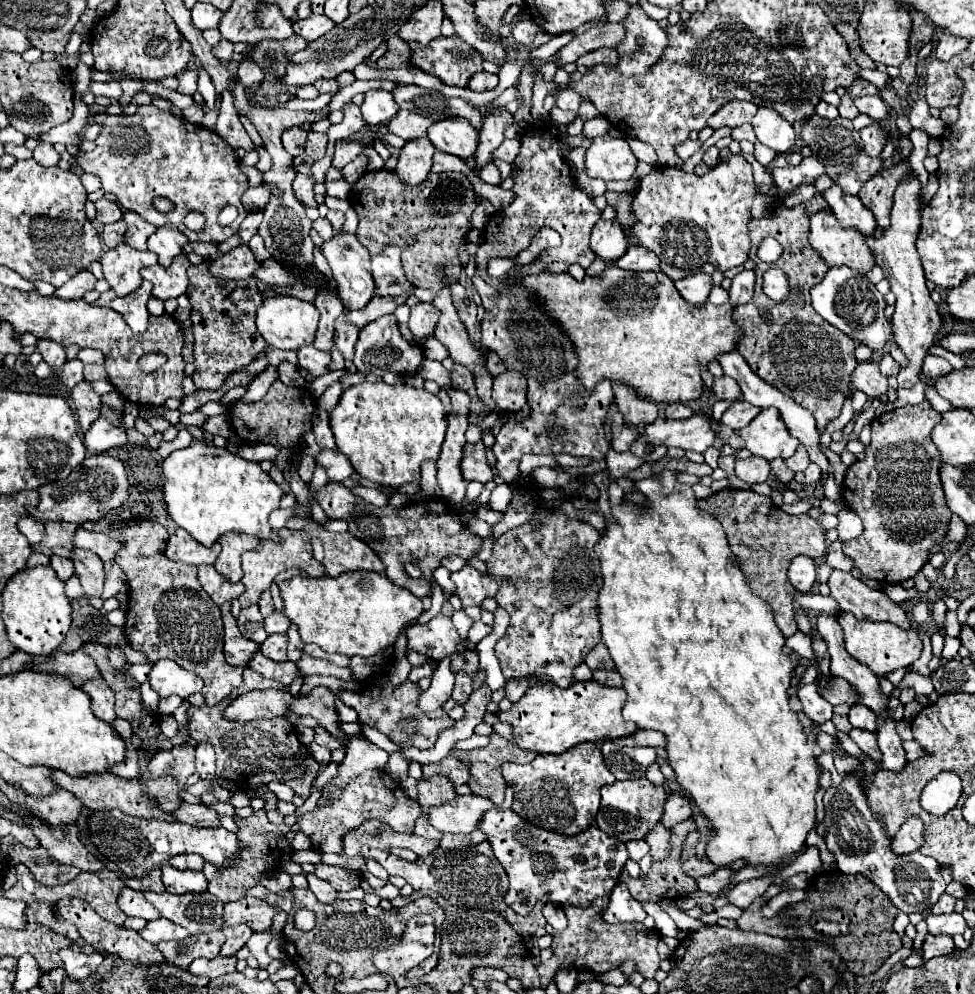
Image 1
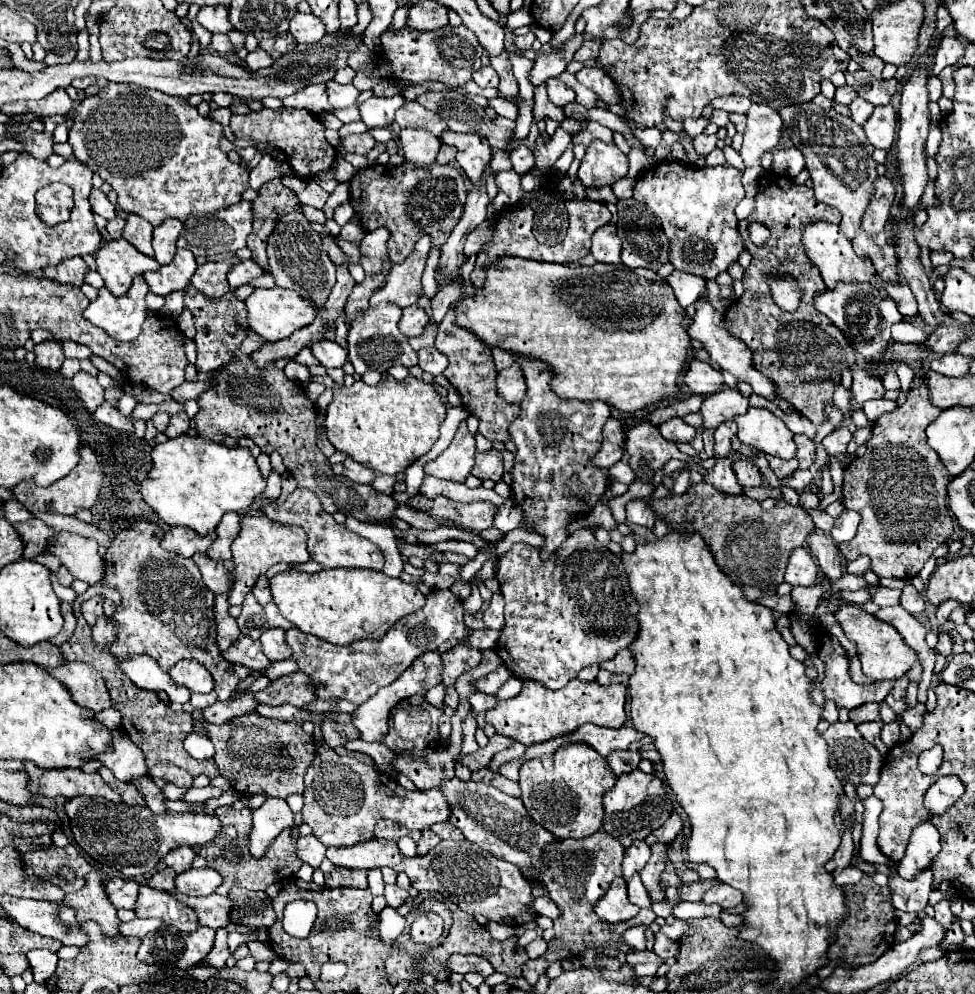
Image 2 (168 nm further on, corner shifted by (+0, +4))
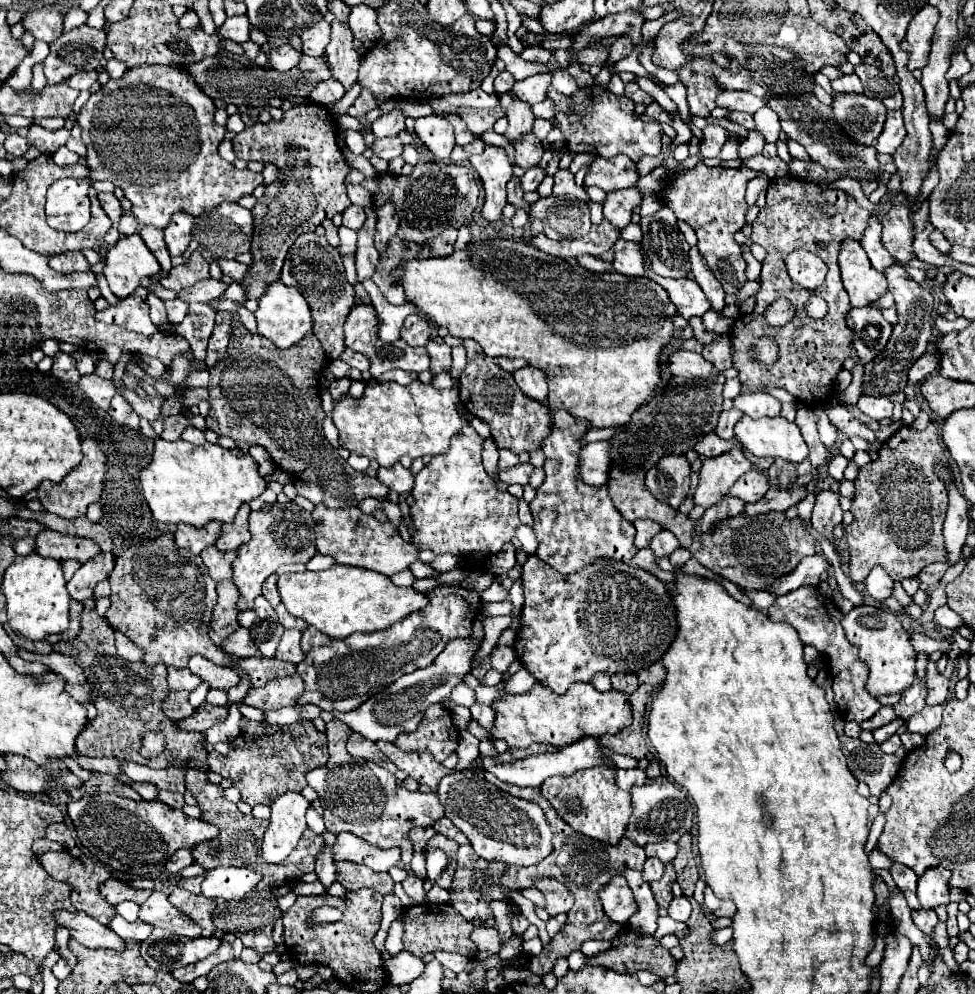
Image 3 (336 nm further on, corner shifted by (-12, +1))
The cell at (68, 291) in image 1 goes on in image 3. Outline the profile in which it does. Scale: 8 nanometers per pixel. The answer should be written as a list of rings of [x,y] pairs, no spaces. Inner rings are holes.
[[[75,250],[49,256],[49,266],[57,272],[75,272],[75,270],[89,270],[91,268],[89,262],[85,260],[85,256]]]

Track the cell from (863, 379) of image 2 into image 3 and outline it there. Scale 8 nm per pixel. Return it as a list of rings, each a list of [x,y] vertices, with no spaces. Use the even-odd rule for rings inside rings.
[[[861,396],[857,408],[869,418],[881,422],[893,414],[893,402],[885,396]]]

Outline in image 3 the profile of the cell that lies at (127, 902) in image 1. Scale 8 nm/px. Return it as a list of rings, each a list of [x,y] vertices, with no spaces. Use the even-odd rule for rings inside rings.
[[[109,878],[99,886],[99,894],[103,900],[107,900],[113,906],[119,902],[125,902],[125,900],[133,900],[137,904],[143,904],[151,896],[151,890],[135,890],[117,878]]]

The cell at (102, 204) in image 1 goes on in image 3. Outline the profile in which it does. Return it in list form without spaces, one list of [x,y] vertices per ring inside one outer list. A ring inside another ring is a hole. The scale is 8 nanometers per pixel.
[[[99,192],[97,198],[99,198],[103,210],[107,212],[107,216],[111,218],[111,222],[117,224],[117,220],[119,220],[121,214],[123,214],[123,210],[121,210],[121,204],[119,204],[119,200],[115,198],[115,194],[113,194],[113,192]]]

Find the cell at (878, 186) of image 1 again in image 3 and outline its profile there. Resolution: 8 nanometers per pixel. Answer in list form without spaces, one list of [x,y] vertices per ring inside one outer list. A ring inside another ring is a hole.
[[[893,206],[883,218],[883,246],[899,262],[909,262],[915,258],[913,252],[913,222],[907,206]]]

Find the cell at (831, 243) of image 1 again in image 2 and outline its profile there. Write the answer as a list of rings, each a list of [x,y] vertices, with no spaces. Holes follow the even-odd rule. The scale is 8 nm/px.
[[[813,221],[809,225],[803,225],[801,233],[803,233],[805,253],[819,267],[821,277],[829,289],[833,289],[833,285],[837,281],[869,281],[871,275],[875,273],[871,259],[869,257],[857,257],[849,239],[845,237],[845,233],[841,233],[839,225],[829,223],[829,221]]]

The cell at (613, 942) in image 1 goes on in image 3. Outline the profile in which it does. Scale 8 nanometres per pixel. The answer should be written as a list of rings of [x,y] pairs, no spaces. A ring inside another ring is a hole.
[[[485,774],[485,780],[489,780],[491,784],[495,784],[497,788],[501,788],[503,792],[509,792],[511,796],[517,796],[517,798],[523,798],[527,802],[535,802],[541,806],[541,810],[545,812],[545,818],[553,830],[553,844],[555,844],[555,850],[551,856],[547,856],[545,860],[539,864],[519,867],[510,866],[503,876],[501,882],[504,886],[512,890],[526,889],[533,886],[535,880],[538,878],[555,878],[555,880],[561,880],[565,886],[569,886],[569,890],[573,892],[575,896],[575,906],[571,908],[571,912],[567,914],[567,922],[561,926],[561,930],[551,938],[551,944],[547,948],[543,948],[543,952],[539,956],[533,956],[529,960],[529,970],[531,972],[537,972],[539,976],[543,976],[545,972],[549,972],[553,968],[553,964],[559,960],[559,958],[567,958],[569,952],[573,950],[579,950],[581,942],[585,940],[613,940],[619,932],[621,932],[621,924],[609,920],[597,900],[597,892],[601,890],[601,884],[603,882],[609,882],[611,876],[615,874],[621,874],[623,868],[635,868],[635,870],[643,870],[643,864],[645,864],[645,850],[637,844],[633,844],[631,840],[623,838],[619,844],[611,846],[611,844],[605,844],[605,842],[599,842],[599,840],[593,840],[589,836],[583,836],[581,832],[575,832],[569,824],[565,824],[555,808],[541,796],[541,788],[539,786],[527,786],[527,788],[521,788],[521,786],[515,786],[515,784],[509,784],[509,782],[501,782],[499,778],[495,778],[493,774]]]

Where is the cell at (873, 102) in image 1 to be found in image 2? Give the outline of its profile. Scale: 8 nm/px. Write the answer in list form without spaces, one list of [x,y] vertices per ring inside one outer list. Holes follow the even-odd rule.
[[[857,97],[857,99],[849,105],[849,109],[851,109],[851,119],[857,121],[859,125],[863,125],[863,123],[869,119],[869,115],[873,113],[873,105],[871,105],[869,101],[861,99],[861,97]]]

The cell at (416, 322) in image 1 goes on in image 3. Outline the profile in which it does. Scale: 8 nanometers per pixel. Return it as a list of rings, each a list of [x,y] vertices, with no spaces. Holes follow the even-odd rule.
[[[411,314],[405,318],[405,322],[401,326],[401,338],[409,346],[425,346],[427,340],[431,338],[431,326],[423,316]]]

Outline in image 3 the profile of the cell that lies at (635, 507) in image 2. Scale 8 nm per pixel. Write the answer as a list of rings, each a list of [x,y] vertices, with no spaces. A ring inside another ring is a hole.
[[[663,530],[663,532],[659,532],[659,534],[651,540],[649,548],[653,550],[655,560],[659,560],[659,558],[663,558],[663,556],[669,556],[673,550],[677,550],[677,548],[679,548],[679,540],[675,538],[673,532]]]

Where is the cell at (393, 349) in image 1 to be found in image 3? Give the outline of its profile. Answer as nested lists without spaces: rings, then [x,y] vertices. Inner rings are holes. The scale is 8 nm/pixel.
[[[355,306],[351,308],[349,316],[347,316],[347,322],[345,322],[345,346],[355,350],[355,352],[361,352],[369,358],[371,362],[371,374],[375,378],[379,378],[383,372],[387,370],[393,370],[393,368],[401,368],[401,370],[411,370],[411,372],[423,372],[423,370],[429,370],[429,354],[425,352],[425,348],[413,348],[413,346],[407,346],[403,340],[397,340],[393,344],[385,344],[377,338],[375,334],[375,308],[373,306]]]

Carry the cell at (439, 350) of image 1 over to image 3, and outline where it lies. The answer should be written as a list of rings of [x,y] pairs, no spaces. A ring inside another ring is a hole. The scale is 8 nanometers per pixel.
[[[429,340],[425,344],[427,352],[429,352],[429,358],[431,358],[431,370],[435,374],[439,372],[445,372],[451,368],[451,348],[447,344],[437,344],[433,340]]]

